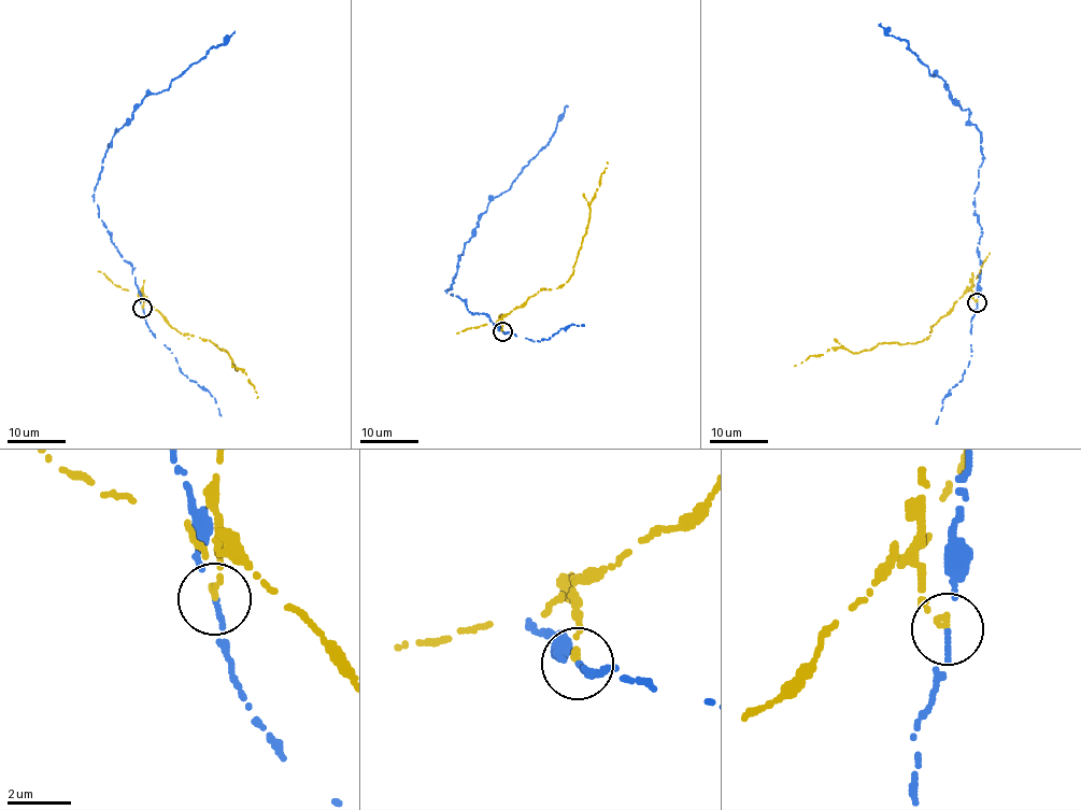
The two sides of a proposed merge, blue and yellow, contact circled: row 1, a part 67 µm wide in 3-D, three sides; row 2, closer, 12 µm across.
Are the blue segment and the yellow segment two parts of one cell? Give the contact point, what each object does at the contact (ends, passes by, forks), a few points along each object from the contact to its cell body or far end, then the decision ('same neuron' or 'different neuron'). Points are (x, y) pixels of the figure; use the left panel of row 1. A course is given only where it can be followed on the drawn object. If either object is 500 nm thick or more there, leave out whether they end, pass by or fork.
place (142, 308); blue ends; yellow ends; course blue (142, 308), (133, 268), (111, 242), (94, 201), (105, 151), (144, 97), (168, 88), (233, 31); course yellow (142, 308), (145, 298), (178, 331), (216, 344), (228, 355), (236, 370), (245, 372), (257, 398); different neuron

